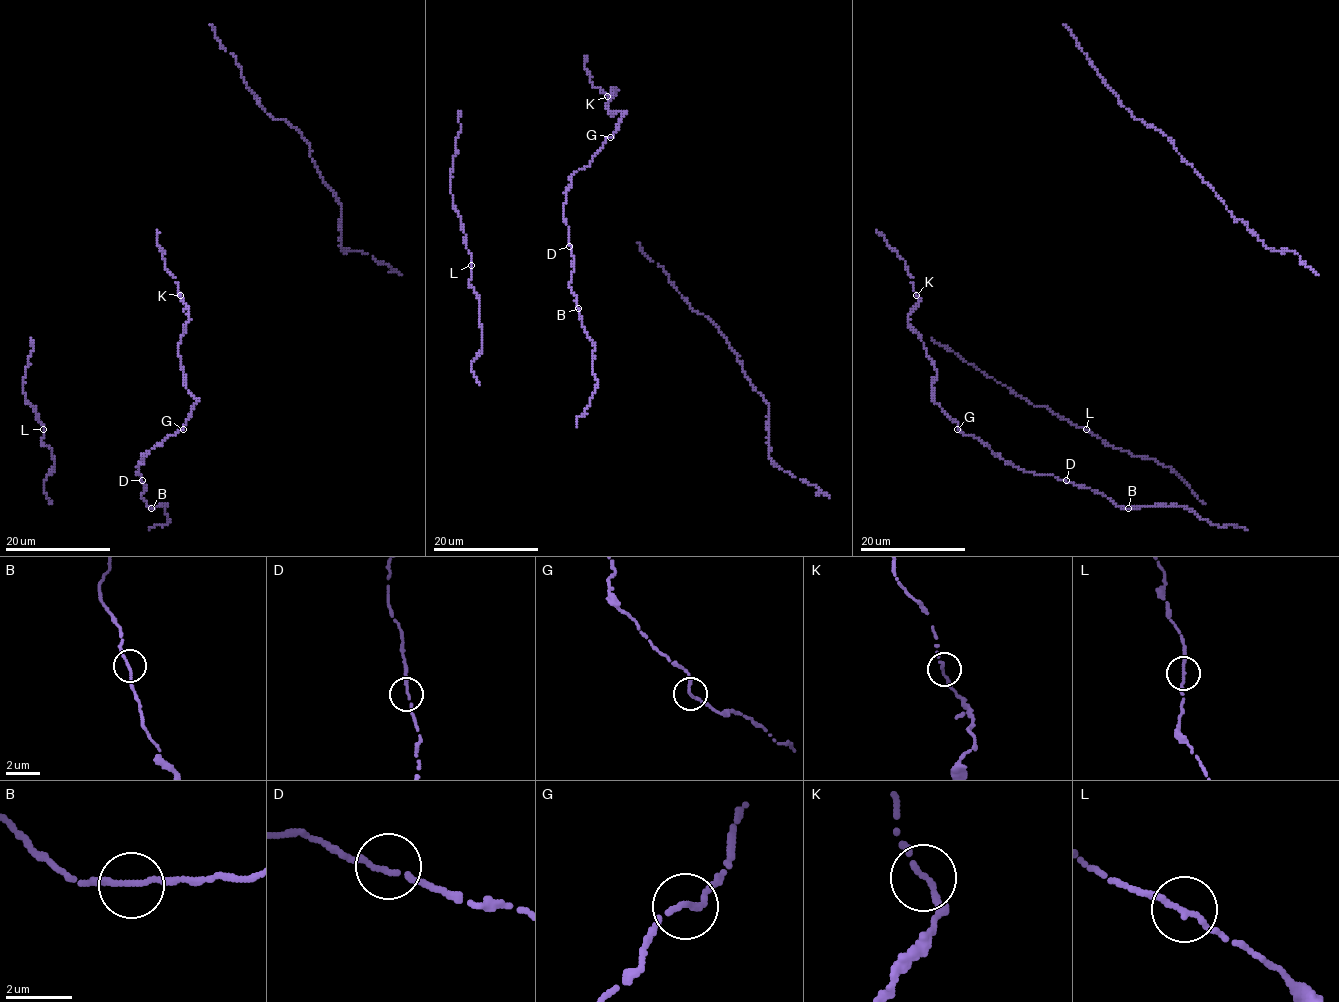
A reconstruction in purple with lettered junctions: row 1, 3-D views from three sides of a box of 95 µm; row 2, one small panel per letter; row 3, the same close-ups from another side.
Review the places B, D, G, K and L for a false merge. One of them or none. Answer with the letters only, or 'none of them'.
none of them

